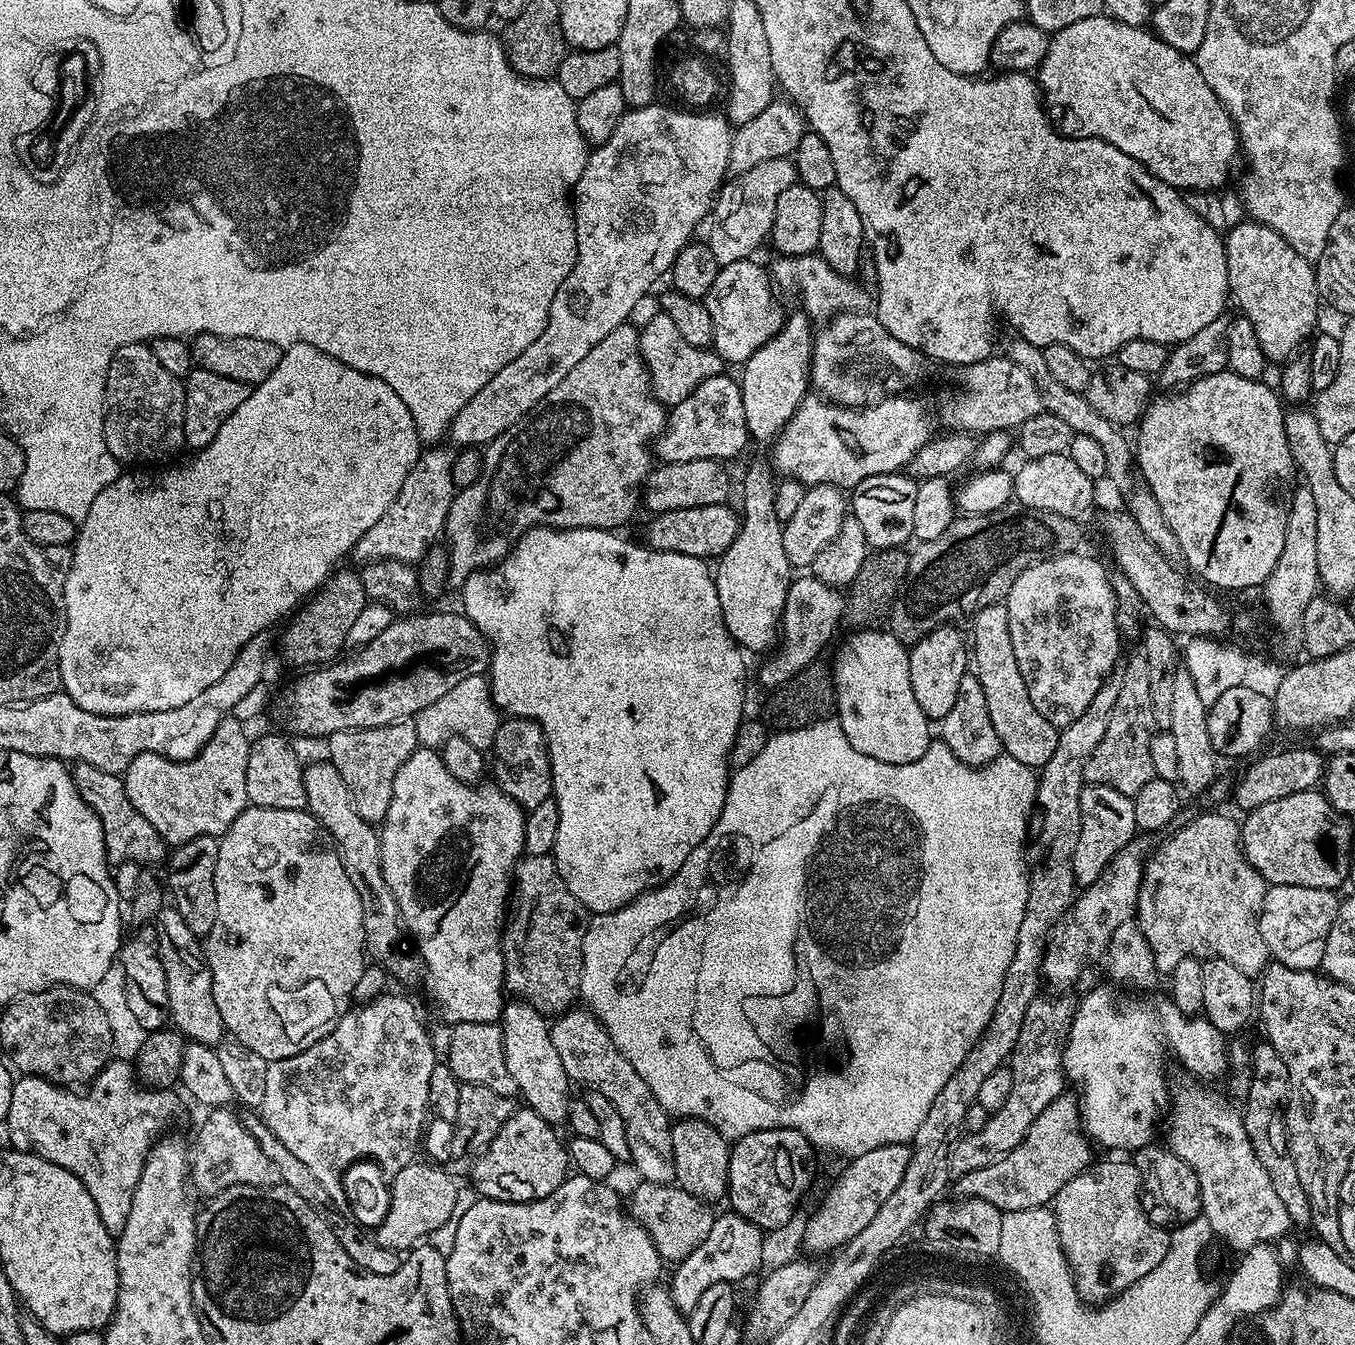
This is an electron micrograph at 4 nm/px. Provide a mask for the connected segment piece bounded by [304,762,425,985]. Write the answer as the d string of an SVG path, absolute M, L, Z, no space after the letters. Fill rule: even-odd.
M330 762L324 764L308 764L304 769L306 782L307 811L321 824L336 846L342 866L346 870L354 890L358 890L358 898L362 898L362 926L364 927L364 947L373 961L379 962L385 973L404 984L421 983L425 975L423 961L419 955L411 951L399 952L396 947L402 936L402 917L400 907L386 886L386 878L382 874L382 858L380 857L380 834L373 825L368 824L354 810L354 802L350 798L350 790L346 790L346 782L342 782L342 774Z

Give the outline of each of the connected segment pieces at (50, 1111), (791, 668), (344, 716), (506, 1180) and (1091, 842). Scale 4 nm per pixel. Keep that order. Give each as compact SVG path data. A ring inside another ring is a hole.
M113 1058L96 1076L91 1084L87 1085L86 1090L73 1090L68 1086L52 1084L46 1078L41 1076L25 1076L21 1075L14 1083L14 1094L10 1094L10 1114L6 1121L8 1127L8 1140L13 1149L17 1152L33 1152L35 1156L46 1158L46 1162L54 1162L54 1166L62 1166L62 1170L70 1170L70 1174L74 1174L74 1178L78 1178L78 1182L82 1182L82 1186L86 1186L86 1190L90 1190L90 1198L94 1198L94 1206L98 1206L98 1214L102 1218L102 1226L106 1226L106 1230L114 1238L119 1238L122 1230L126 1226L126 1218L130 1218L130 1202L134 1202L134 1190L138 1186L138 1178L142 1178L142 1170L144 1163L148 1158L148 1152L151 1151L152 1145L165 1135L168 1123L176 1116L176 1111L180 1108L180 1100L175 1096L172 1090L157 1090L147 1086L141 1086L136 1078L136 1069L131 1063L128 1064L119 1058Z
M811 574L797 576L800 577L797 580L795 577L788 585L784 615L778 629L782 643L775 649L776 656L769 655L769 660L760 668L760 680L768 690L779 688L803 668L809 668L819 657L816 655L831 642L840 620L842 624L846 616L846 600L839 587L822 582Z
M459 611L456 612L428 612L425 616L401 615L393 619L392 624L386 626L382 634L378 634L378 638L355 649L351 653L353 656L345 655L327 666L305 671L301 675L304 677L281 698L280 705L276 708L276 716L285 728L281 729L293 737L327 738L342 730L385 728L387 724L404 722L417 716L420 711L449 693L462 678L487 673L490 668L488 641L476 629L474 622L470 622Z
M517 1107L513 1111L512 1117L502 1126L502 1130L498 1130L498 1134L476 1157L472 1165L470 1179L472 1179L473 1186L471 1185L471 1187L474 1189L475 1195L486 1200L529 1204L532 1200L541 1200L554 1194L554 1190L558 1190L558 1186L562 1186L562 1182L567 1180L570 1175L568 1149L565 1141L563 1139L560 1141L560 1136L556 1132L559 1131L553 1125L547 1124L533 1108Z
M1088 784L1082 790L1082 834L1078 834L1078 850L1074 850L1074 878L1077 885L1087 886L1100 877L1102 870L1137 835L1138 829L1134 822L1134 806L1132 797L1118 794L1110 786Z

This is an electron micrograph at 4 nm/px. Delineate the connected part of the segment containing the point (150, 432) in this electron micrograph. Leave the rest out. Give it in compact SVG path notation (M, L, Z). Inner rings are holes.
M147 343L127 344L112 356L104 391L104 441L110 454L124 466L152 466L155 460L172 456L185 447L184 385L158 363Z

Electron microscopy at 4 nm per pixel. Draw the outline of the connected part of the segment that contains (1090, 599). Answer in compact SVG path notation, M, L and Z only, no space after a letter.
M1080 550L1067 552L1046 562L1038 562L1030 566L1030 570L1022 570L1014 586L1010 586L1006 601L1014 658L1018 658L1022 682L1026 682L1026 690L1030 690L1030 702L1034 702L1034 710L1038 710L1046 722L1057 726L1074 722L1085 712L1090 695L1090 688L1084 685L1088 676L1107 677L1115 669L1112 667L1116 659L1117 664L1121 659L1122 637L1116 621L1116 595L1109 569L1104 569L1094 557L1082 553Z

